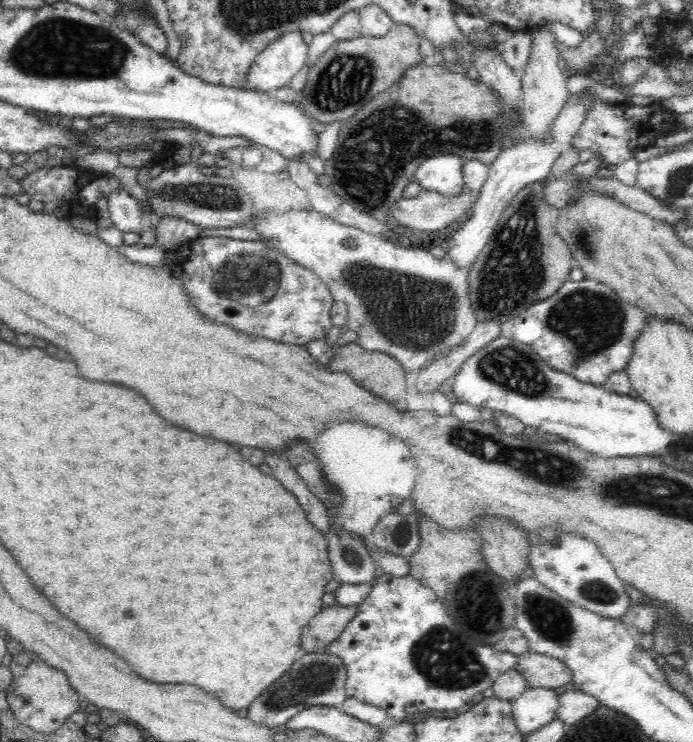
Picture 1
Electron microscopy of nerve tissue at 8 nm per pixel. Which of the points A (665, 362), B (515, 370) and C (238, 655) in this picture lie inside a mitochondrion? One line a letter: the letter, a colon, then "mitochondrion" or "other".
A: other
B: mitochondrion
C: other

